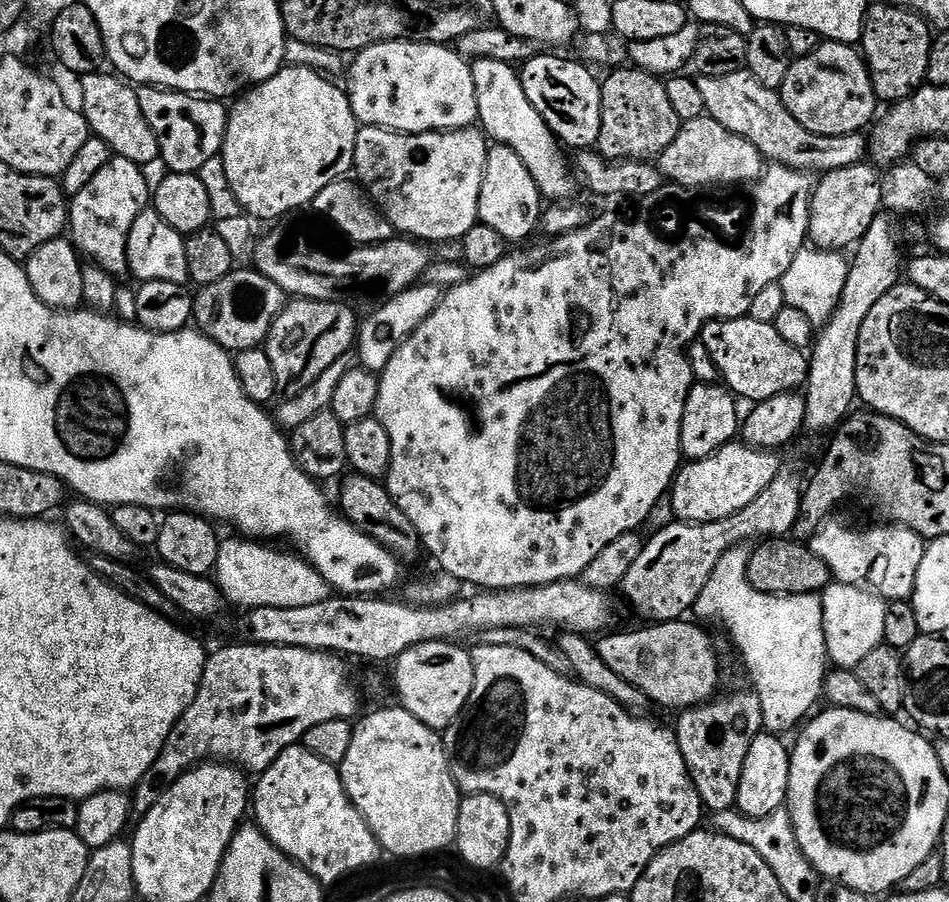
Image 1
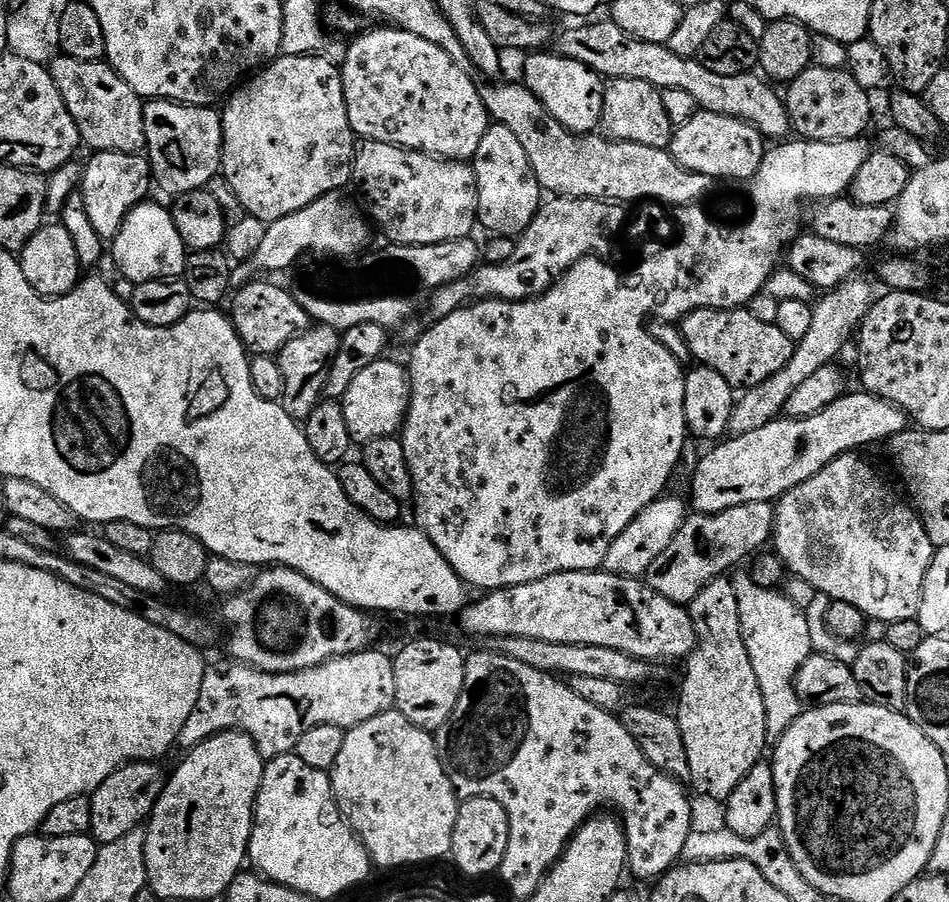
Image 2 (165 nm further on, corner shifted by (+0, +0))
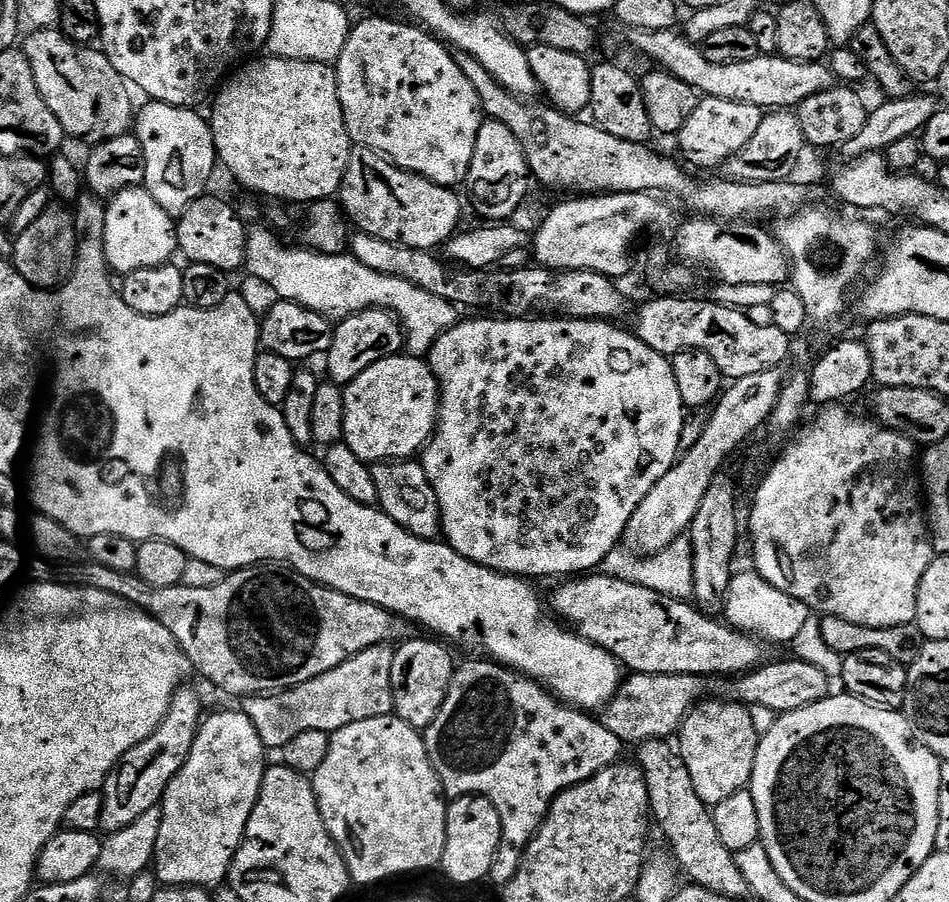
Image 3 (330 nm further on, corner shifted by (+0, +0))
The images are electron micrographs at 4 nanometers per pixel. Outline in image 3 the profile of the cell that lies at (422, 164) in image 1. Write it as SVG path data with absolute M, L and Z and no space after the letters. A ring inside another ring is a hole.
M356 146L353 147L344 180L340 183L338 203L344 209L345 217L359 231L368 236L386 238L386 242L398 242L402 246L410 246L411 248L436 250L439 249L439 244L440 247L447 245L448 241L457 235L458 229L461 227L461 225L459 226L460 200L455 196L456 194L453 189L430 182L425 176L416 176L412 172L407 172L405 168L393 164L391 160L387 160L379 152Z

